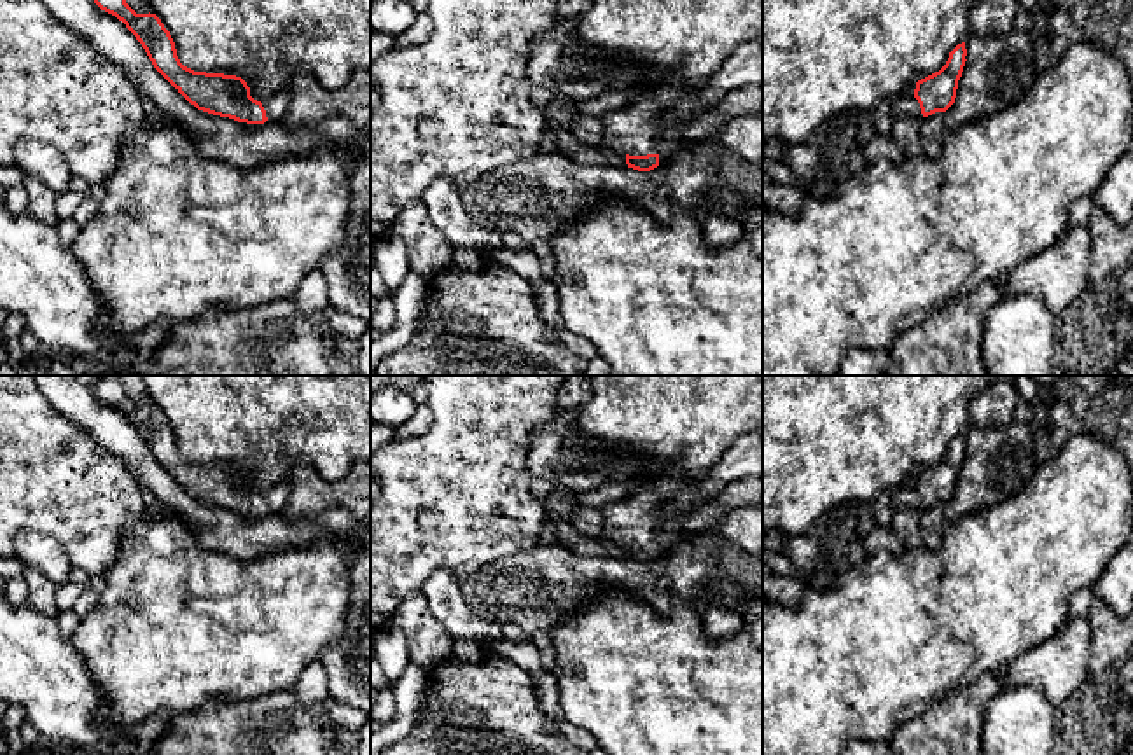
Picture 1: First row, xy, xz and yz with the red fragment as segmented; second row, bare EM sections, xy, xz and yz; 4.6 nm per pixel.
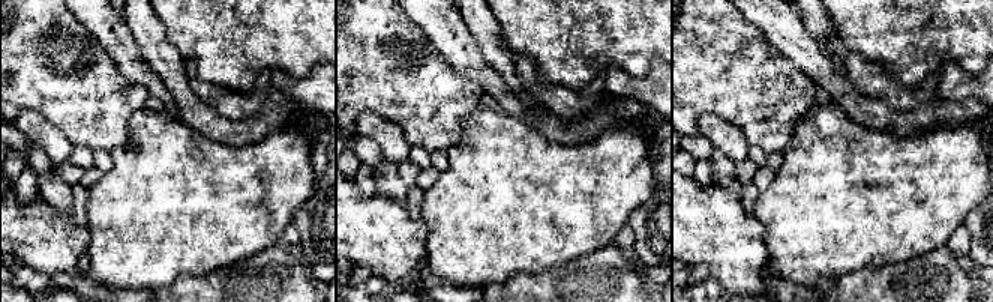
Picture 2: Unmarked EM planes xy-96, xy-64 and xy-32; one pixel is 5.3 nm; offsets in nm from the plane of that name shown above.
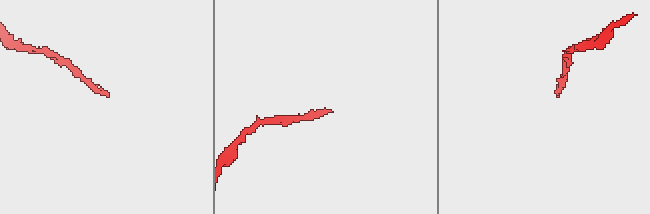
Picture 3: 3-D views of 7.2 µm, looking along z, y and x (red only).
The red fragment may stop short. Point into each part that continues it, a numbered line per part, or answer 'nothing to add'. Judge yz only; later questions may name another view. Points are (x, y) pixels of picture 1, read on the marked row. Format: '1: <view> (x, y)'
1: yz (904, 105)

